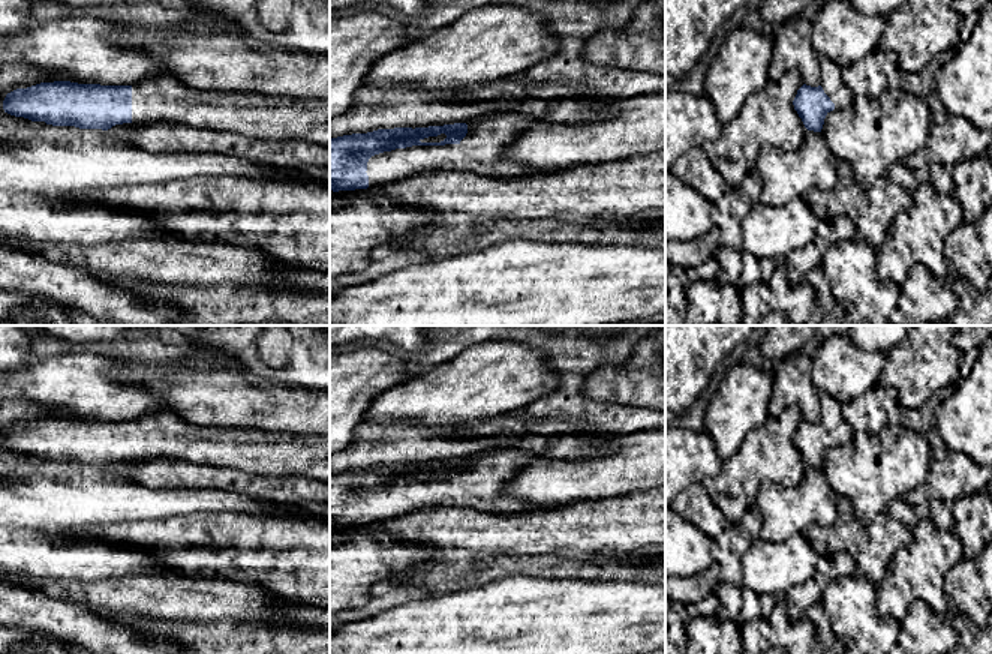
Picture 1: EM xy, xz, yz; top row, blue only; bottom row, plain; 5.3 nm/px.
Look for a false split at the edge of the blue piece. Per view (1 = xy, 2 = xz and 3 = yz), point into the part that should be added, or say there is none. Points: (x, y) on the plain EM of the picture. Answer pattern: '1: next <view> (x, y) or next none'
1: next xy (162, 434)
2: next xz (480, 486)
3: next yz (832, 419)

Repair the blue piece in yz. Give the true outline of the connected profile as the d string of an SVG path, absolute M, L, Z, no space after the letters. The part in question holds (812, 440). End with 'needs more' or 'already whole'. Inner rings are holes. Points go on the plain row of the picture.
M820 392L821 420L803 420L793 436L794 446L808 466L821 468L830 447L847 446L853 441L853 429L842 417L842 405L826 392Z; needs more

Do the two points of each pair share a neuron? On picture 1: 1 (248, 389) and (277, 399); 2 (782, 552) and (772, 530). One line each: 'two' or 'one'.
1: one
2: two

